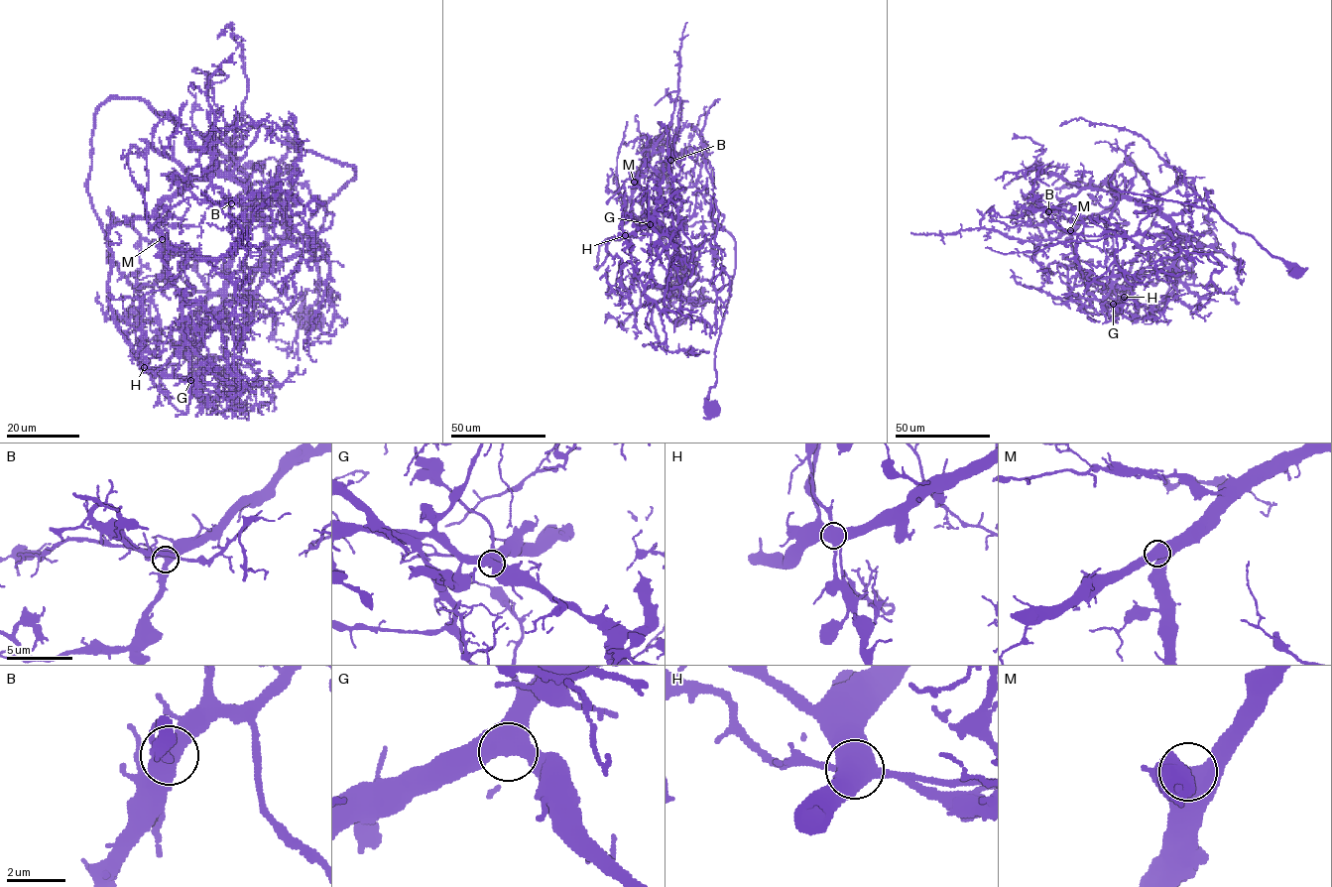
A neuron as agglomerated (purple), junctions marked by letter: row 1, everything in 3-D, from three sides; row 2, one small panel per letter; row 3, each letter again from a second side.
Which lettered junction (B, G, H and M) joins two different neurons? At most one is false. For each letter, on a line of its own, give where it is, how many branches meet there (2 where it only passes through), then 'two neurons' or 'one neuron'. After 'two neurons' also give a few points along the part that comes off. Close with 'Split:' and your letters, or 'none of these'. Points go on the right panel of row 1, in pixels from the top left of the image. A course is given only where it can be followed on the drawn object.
B: at (1048, 211); 3 branches meet; one neuron
G: at (1113, 304); 3 branches meet; one neuron
H: at (1124, 297); 3 branches meet; one neuron
M: at (1070, 230); 3 branches meet; one neuron
Split: none of these

